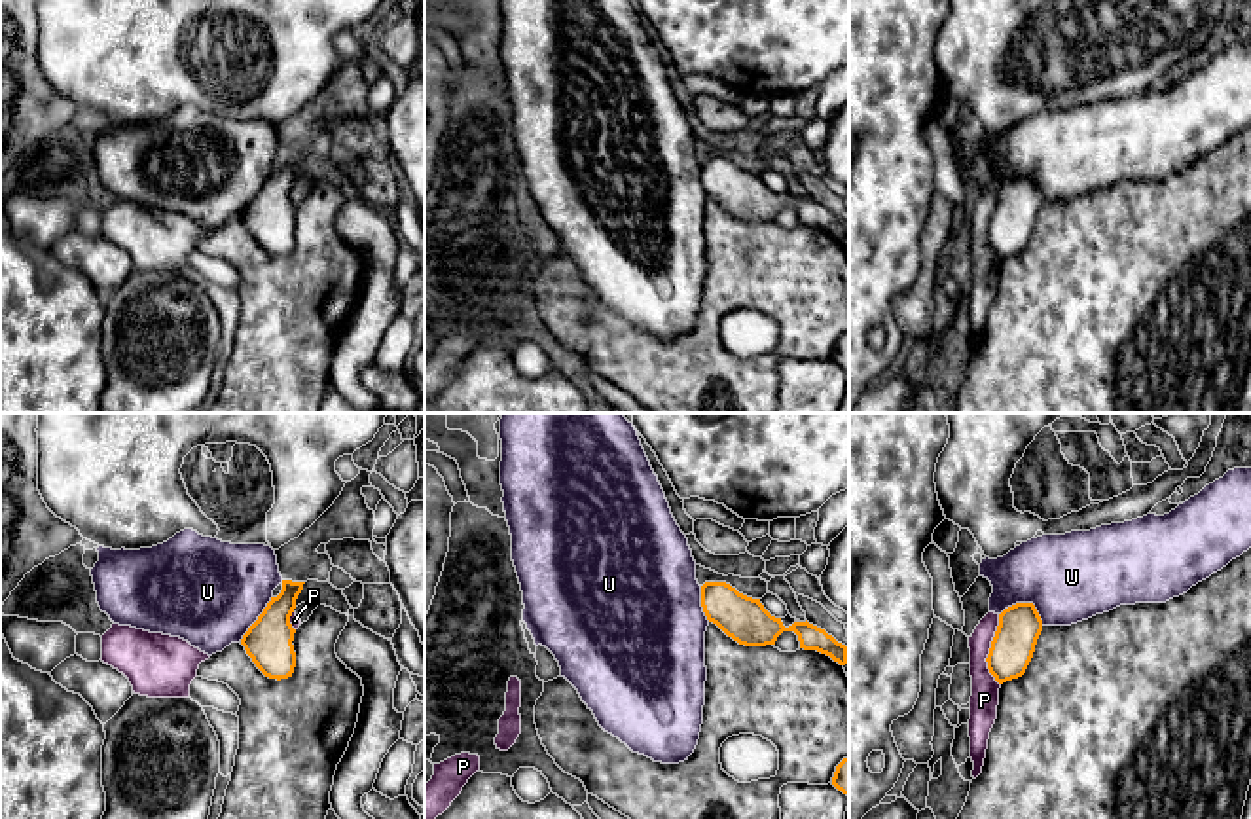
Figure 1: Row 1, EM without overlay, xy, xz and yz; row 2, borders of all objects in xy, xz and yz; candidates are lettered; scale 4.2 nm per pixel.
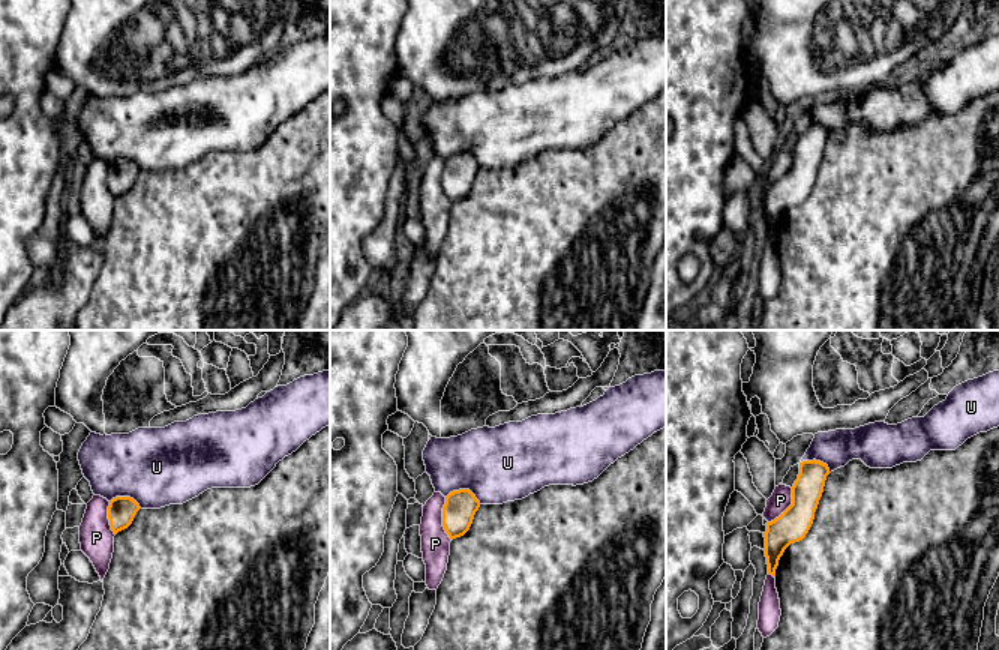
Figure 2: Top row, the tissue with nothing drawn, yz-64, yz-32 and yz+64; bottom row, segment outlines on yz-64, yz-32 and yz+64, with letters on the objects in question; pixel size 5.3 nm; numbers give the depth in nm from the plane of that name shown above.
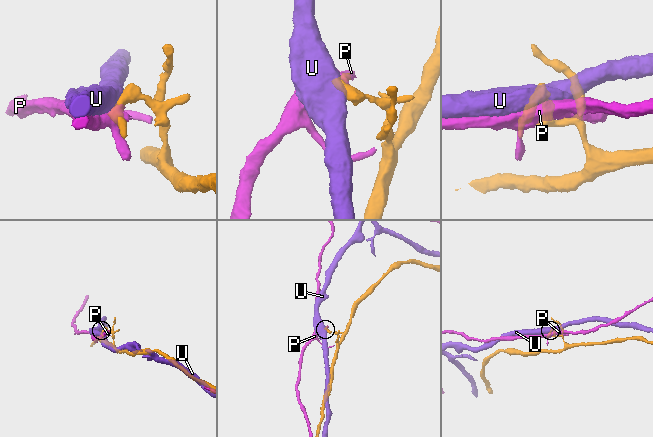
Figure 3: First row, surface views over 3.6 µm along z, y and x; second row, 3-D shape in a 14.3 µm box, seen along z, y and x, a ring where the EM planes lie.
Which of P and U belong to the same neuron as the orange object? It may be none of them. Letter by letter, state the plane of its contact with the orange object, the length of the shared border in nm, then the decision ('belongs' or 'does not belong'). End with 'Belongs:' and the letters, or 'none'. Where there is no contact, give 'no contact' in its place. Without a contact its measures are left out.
P: contact in yz; length 300 nm; does not belong
U: contact in yz; length 200 nm; belongs
Belongs: U

